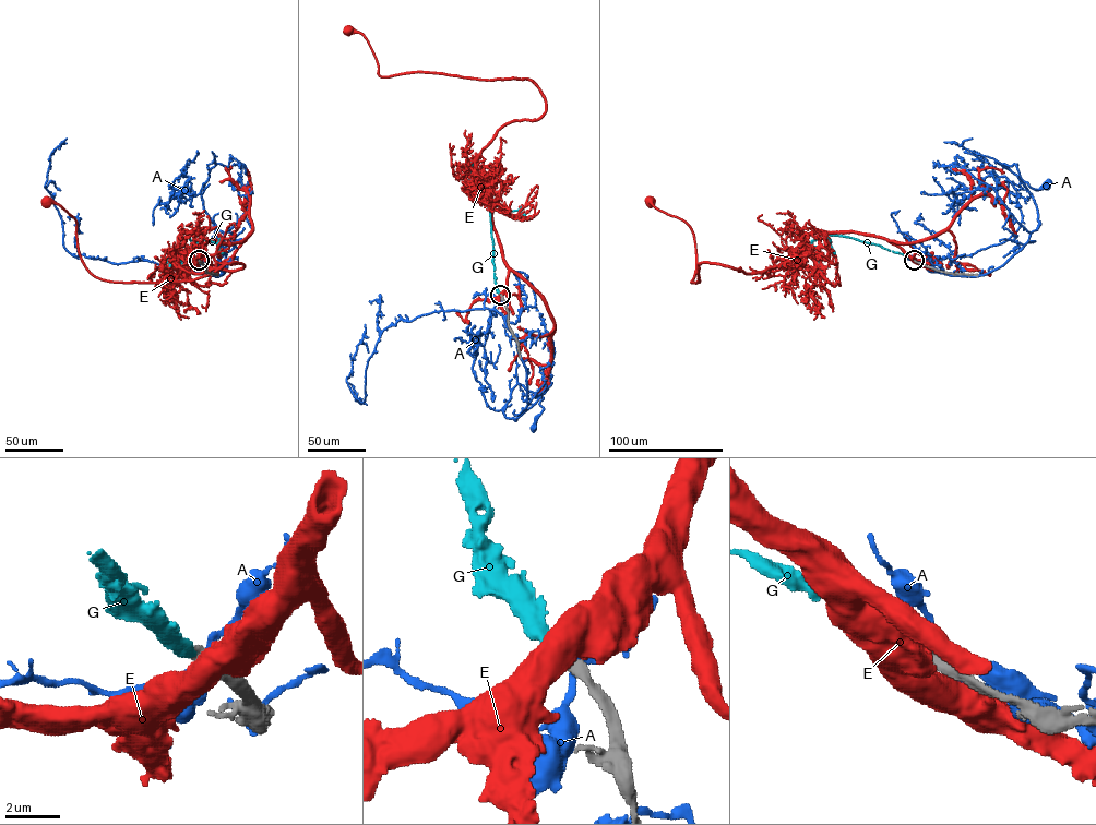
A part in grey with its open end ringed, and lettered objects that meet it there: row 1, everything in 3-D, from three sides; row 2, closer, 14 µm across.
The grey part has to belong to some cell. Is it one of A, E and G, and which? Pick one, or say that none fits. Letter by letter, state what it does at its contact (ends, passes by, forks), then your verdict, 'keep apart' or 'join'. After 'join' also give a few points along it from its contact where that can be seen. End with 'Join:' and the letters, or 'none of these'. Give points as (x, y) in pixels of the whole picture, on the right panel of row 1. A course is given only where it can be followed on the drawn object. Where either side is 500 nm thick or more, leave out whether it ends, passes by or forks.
A: keep apart
E: keep apart
G: it ends | join | via (914, 261), (848, 237), (823, 234), (812, 241), (812, 246), (823, 247), (830, 239), (835, 253)
Join: G

